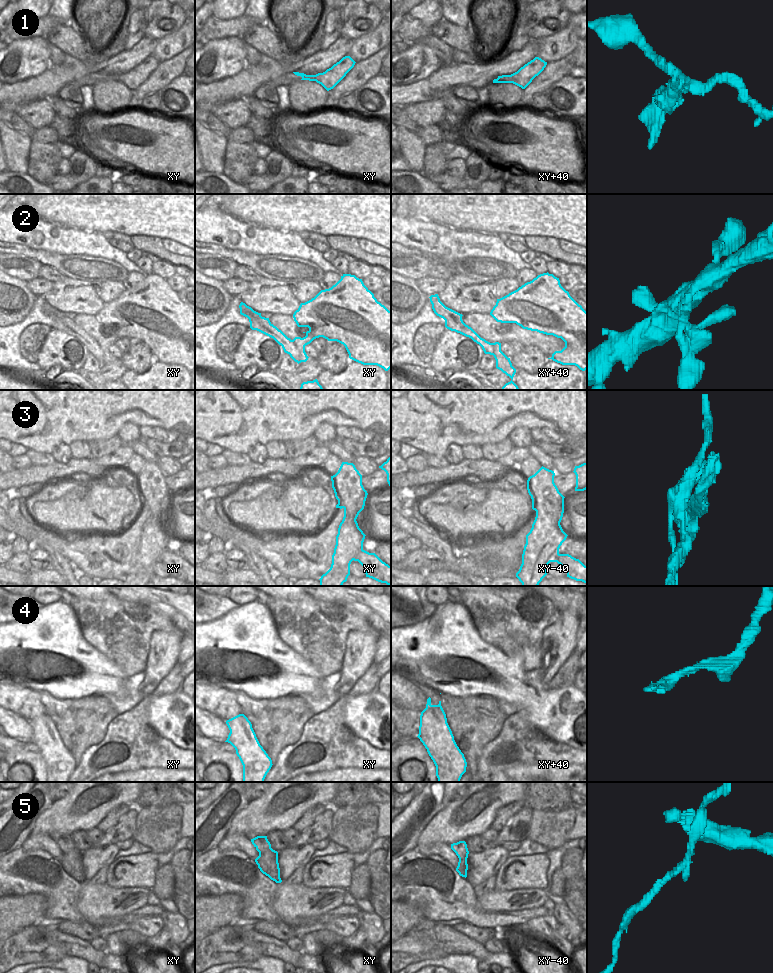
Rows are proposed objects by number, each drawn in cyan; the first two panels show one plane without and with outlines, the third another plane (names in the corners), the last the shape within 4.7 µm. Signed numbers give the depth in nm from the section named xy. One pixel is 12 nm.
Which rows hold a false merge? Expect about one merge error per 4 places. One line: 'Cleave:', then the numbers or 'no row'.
Cleave: 1, 3, 5.

